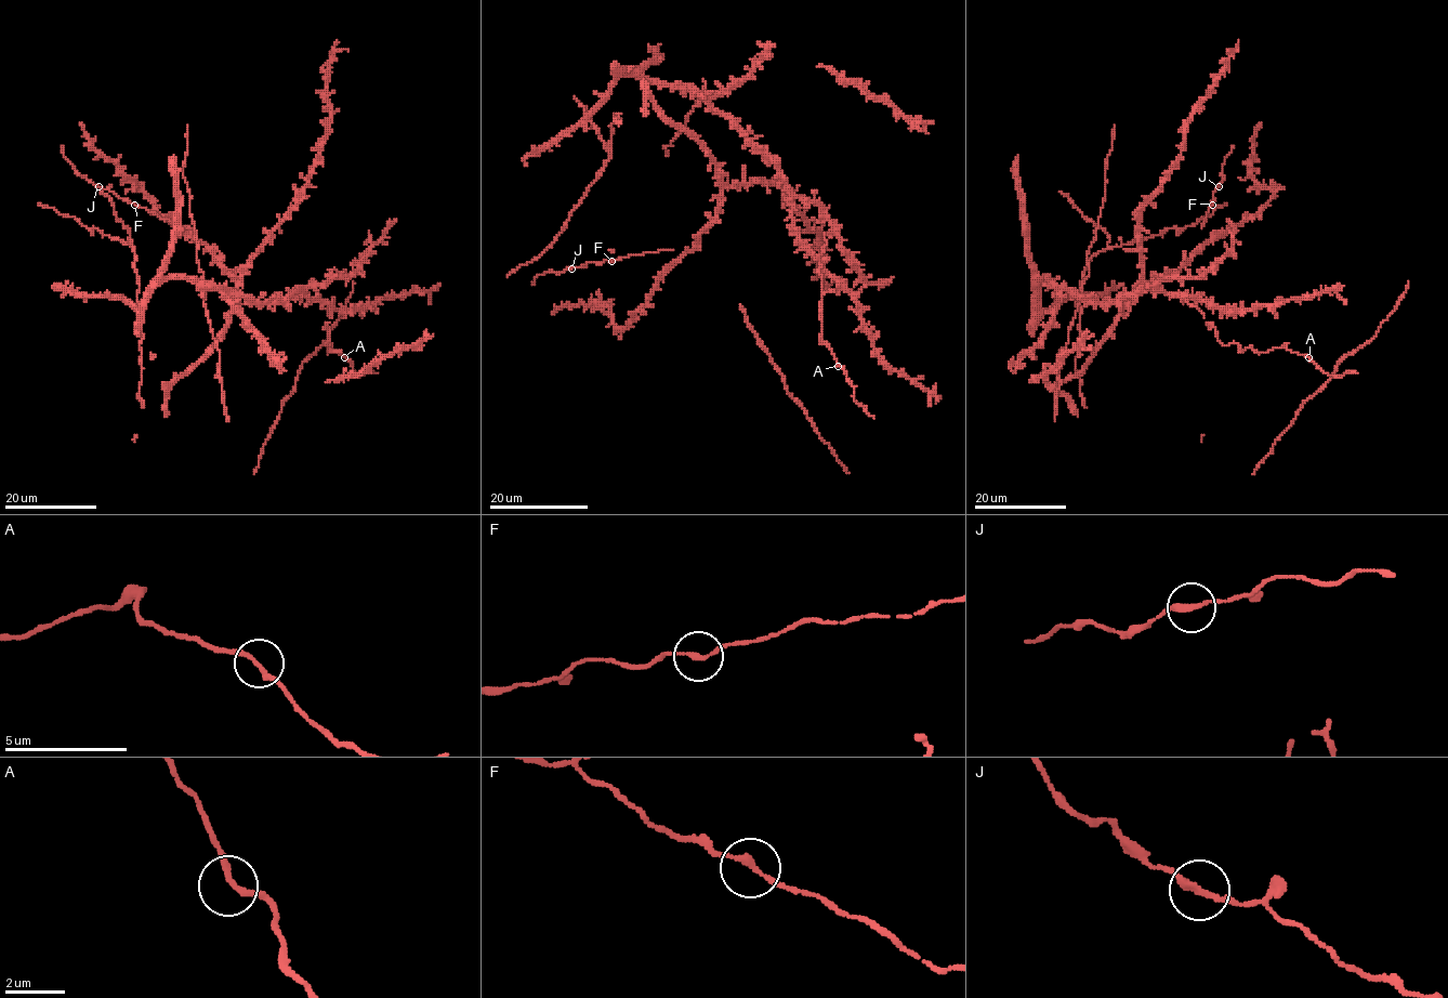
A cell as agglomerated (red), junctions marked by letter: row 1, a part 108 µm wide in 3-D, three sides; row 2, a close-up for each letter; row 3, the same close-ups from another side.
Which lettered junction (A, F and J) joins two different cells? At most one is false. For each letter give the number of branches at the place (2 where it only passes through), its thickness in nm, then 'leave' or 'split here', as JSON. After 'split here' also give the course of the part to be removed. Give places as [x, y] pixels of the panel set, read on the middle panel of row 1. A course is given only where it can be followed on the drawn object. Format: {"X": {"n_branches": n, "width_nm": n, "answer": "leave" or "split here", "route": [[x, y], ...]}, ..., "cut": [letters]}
{"A": {"n_branches": 2, "width_nm": 190, "answer": "leave"}, "F": {"n_branches": 2, "width_nm": 200, "answer": "leave"}, "J": {"n_branches": 2, "width_nm": 220, "answer": "leave"}, "cut": []}

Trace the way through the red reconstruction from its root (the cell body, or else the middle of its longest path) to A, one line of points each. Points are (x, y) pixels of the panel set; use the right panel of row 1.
A: (1121, 297), (1157, 291), (1202, 299), (1209, 303), (1206, 322), (1223, 344), (1258, 353), (1285, 345), (1308, 357)

